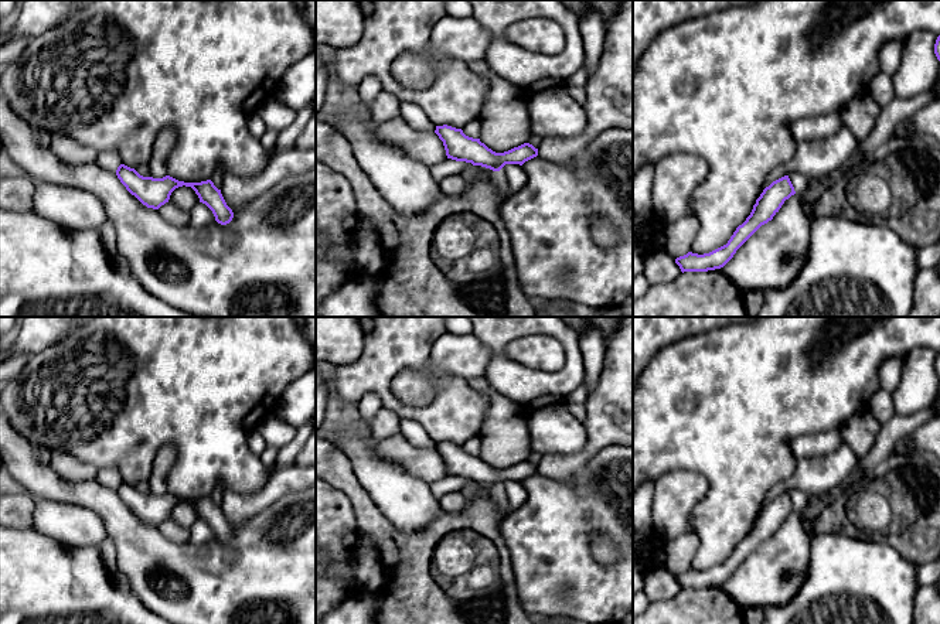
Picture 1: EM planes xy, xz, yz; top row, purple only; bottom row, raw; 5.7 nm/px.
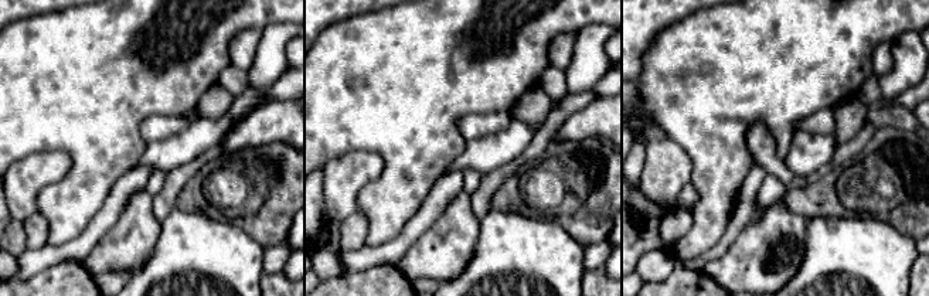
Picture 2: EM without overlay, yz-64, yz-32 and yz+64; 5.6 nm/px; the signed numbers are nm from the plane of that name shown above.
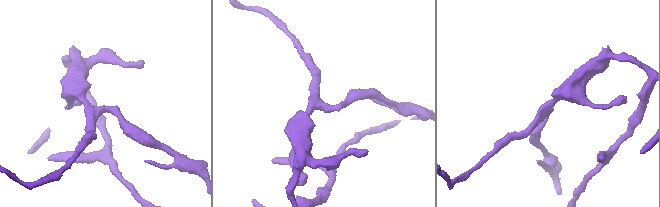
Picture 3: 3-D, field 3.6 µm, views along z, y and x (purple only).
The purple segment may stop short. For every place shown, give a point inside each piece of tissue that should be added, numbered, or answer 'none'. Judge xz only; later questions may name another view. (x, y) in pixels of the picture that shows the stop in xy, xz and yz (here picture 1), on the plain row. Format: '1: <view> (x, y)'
none

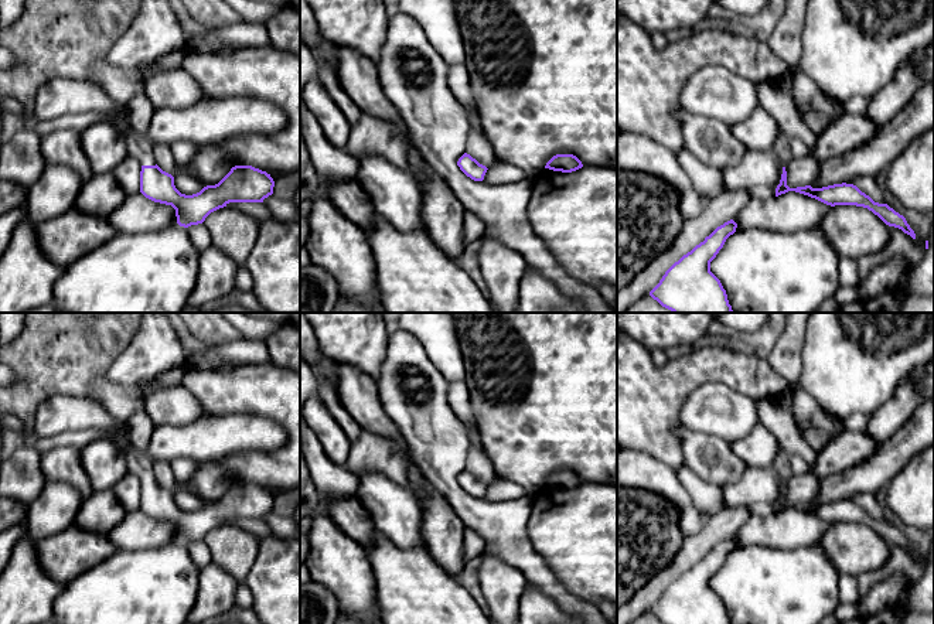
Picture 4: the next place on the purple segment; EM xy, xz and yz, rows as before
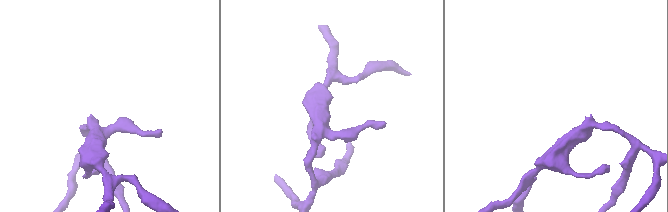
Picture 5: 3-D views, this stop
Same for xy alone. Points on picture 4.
1: xy (60, 413)

